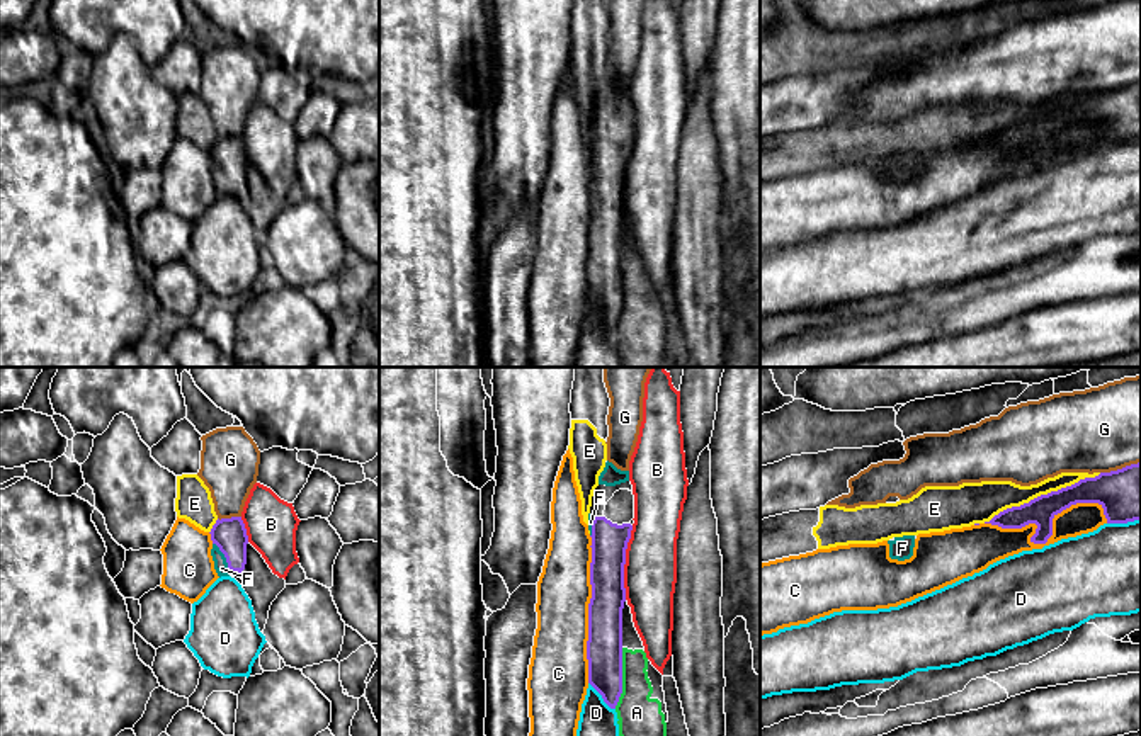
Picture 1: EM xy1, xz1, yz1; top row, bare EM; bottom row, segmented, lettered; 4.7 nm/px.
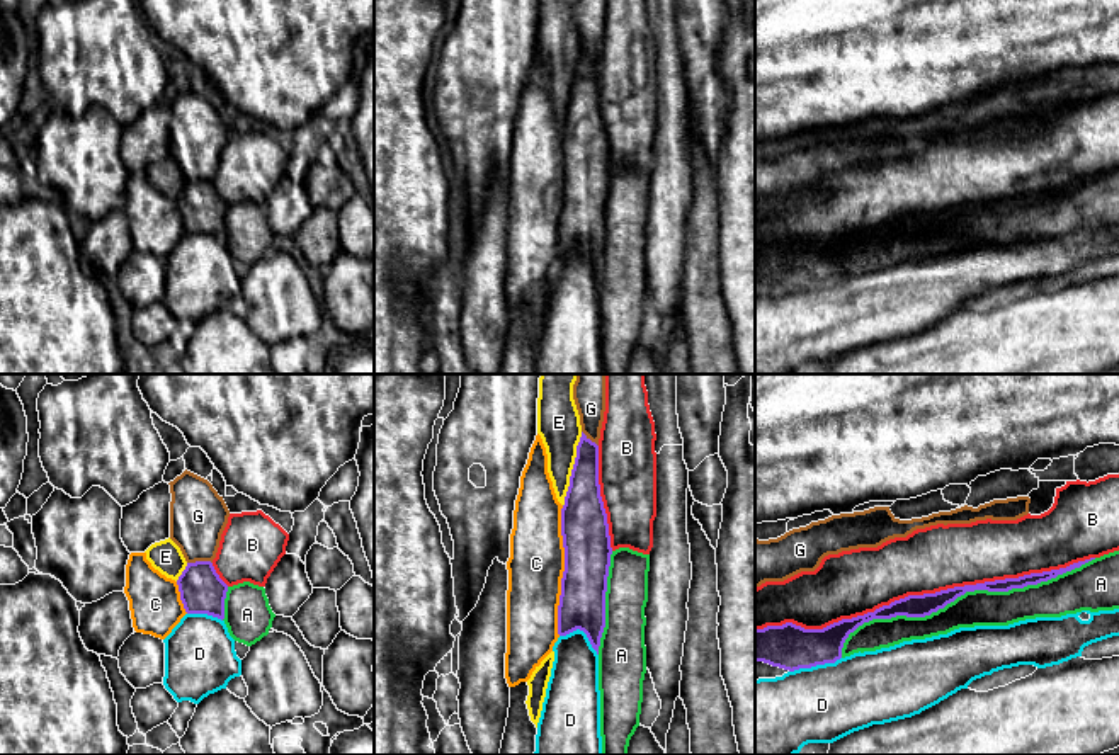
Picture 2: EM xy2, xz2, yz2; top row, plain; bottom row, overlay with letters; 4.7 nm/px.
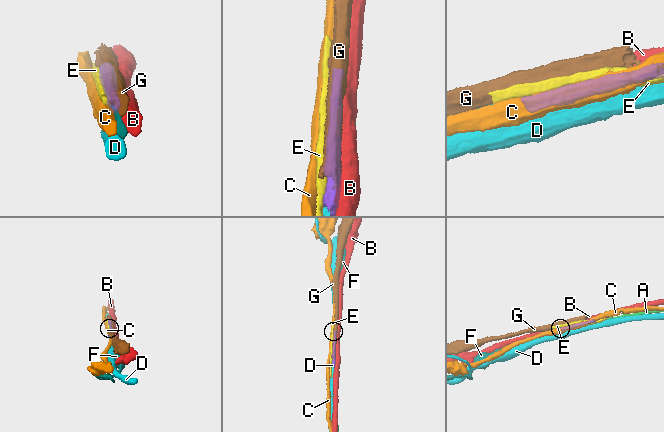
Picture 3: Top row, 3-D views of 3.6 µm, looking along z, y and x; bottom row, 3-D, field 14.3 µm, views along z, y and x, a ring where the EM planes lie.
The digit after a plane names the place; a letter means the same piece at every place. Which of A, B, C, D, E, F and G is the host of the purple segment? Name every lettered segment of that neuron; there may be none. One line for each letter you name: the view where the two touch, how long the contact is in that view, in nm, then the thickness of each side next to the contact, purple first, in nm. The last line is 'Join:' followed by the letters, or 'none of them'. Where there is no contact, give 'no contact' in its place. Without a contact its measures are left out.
F: contact in xy1; length 160 nm; calibres 160 and 70 nm
Join: F

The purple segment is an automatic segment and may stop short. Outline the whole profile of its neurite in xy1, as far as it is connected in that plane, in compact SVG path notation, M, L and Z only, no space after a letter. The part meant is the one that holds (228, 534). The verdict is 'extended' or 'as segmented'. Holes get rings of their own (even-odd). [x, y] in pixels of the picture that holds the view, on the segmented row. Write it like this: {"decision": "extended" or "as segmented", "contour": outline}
{"decision": "extended", "contour": "M241 517L218 518L211 529L211 556L218 576L230 576L231 571L241 573L247 564L248 535Z"}

